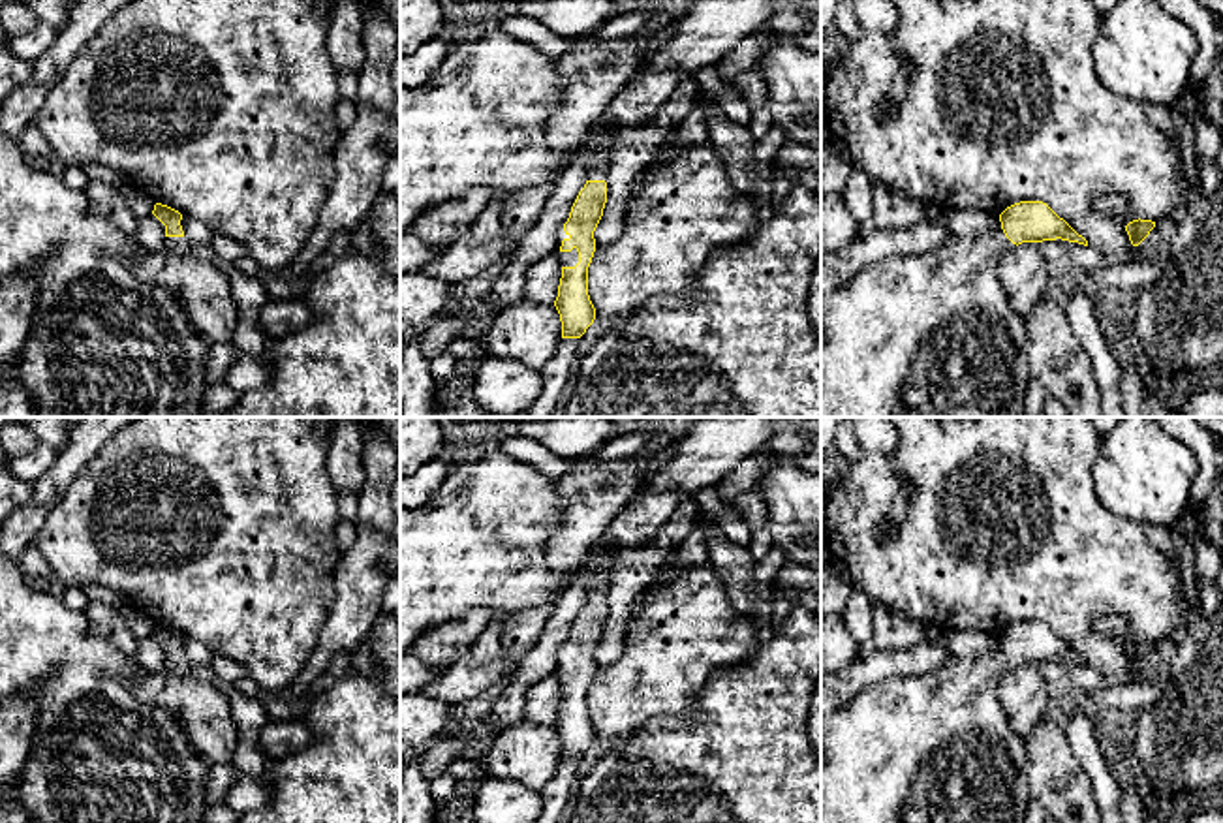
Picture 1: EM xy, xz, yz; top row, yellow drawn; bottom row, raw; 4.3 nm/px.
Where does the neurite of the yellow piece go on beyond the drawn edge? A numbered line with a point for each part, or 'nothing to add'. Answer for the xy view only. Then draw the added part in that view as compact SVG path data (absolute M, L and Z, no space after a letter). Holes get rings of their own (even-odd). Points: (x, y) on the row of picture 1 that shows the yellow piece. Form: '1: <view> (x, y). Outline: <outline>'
1: xy (183, 245). Outline: M167 237L173 239L175 242L167 246L169 252L175 254L184 254L195 250L194 244L188 241L188 237Z

